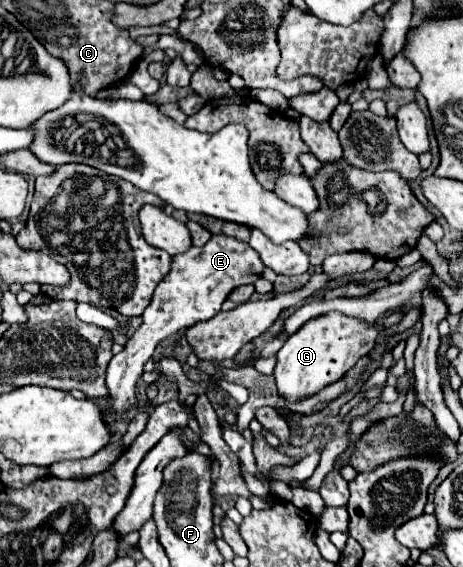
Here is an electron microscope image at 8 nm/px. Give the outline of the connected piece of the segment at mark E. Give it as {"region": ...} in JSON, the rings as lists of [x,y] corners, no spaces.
{"region":[[[213,236],[205,246],[189,248],[187,252],[173,256],[171,270],[157,284],[151,304],[143,312],[143,324],[129,338],[125,348],[111,358],[107,366],[107,410],[117,416],[125,416],[127,412],[131,412],[137,402],[137,378],[141,378],[143,366],[153,356],[155,346],[161,340],[177,334],[179,330],[187,330],[191,324],[215,316],[221,310],[221,304],[229,296],[229,292],[241,284],[253,284],[261,276],[263,268],[265,266],[259,260],[259,254],[249,244],[243,244],[229,236]]]}

